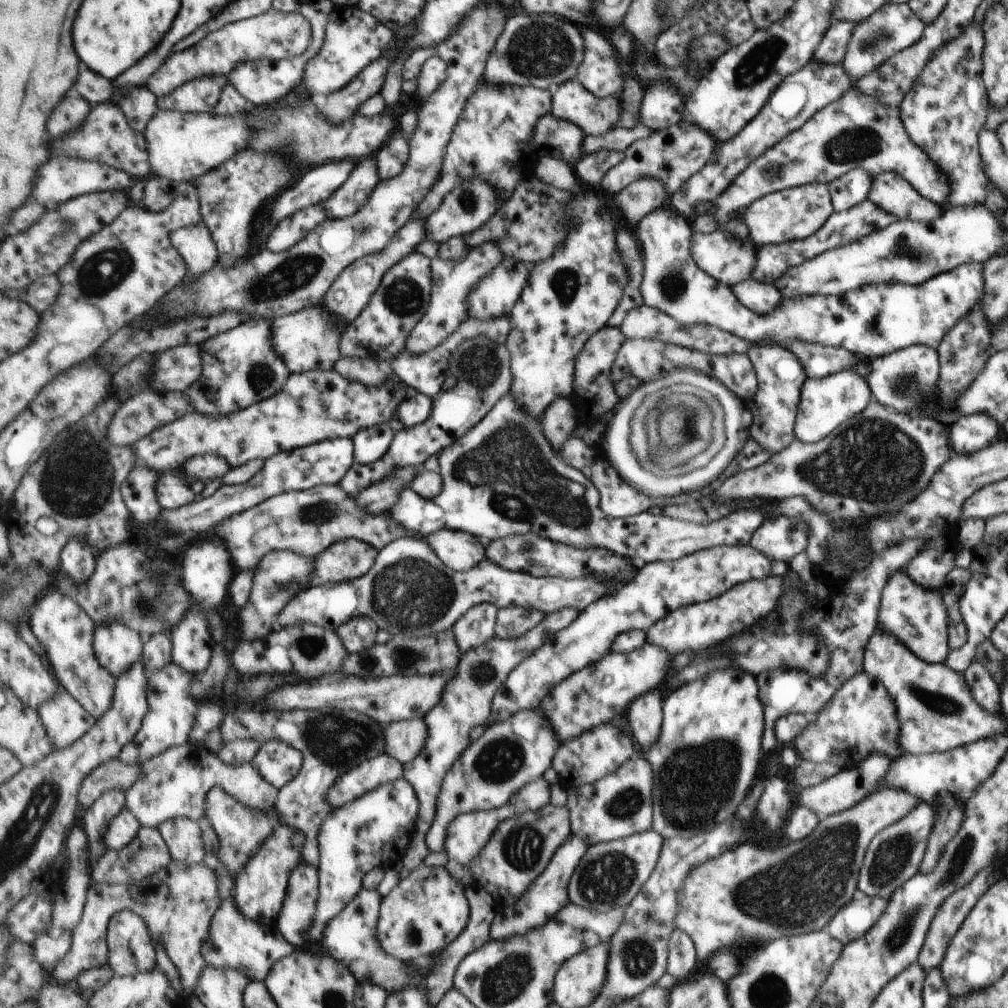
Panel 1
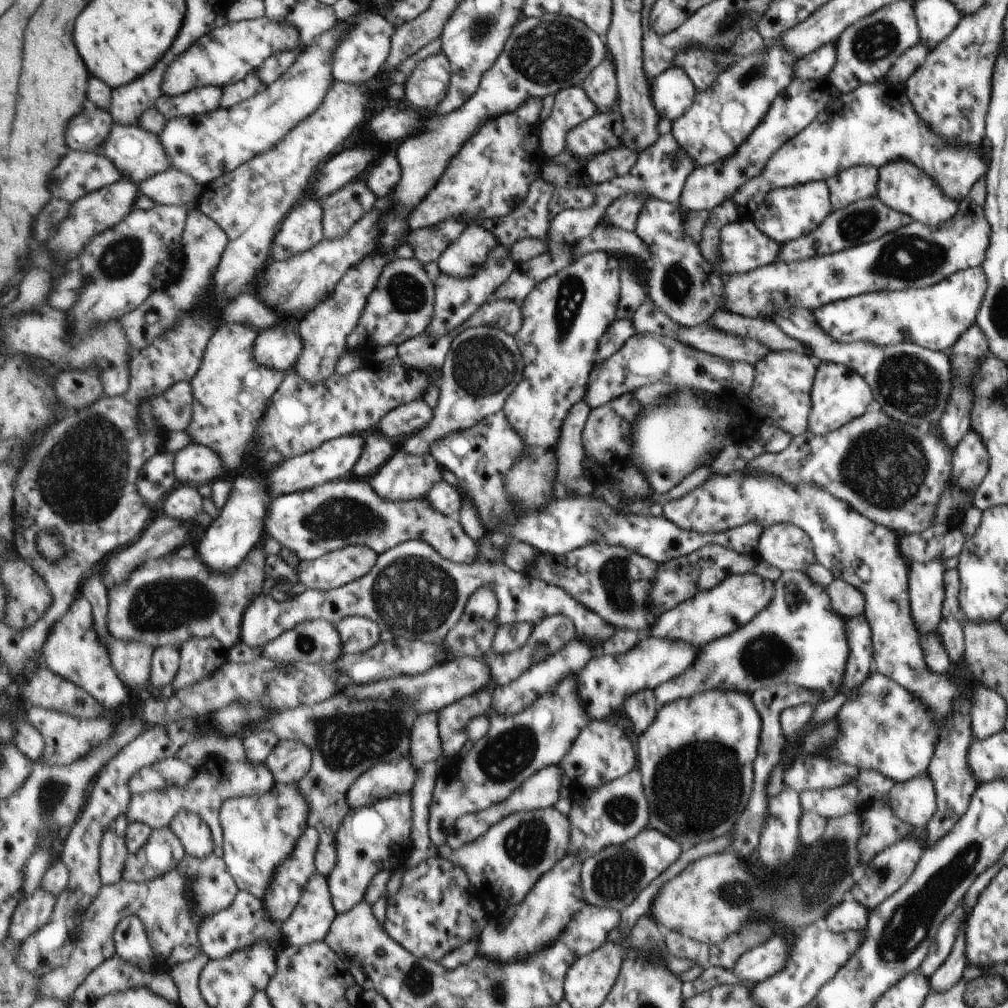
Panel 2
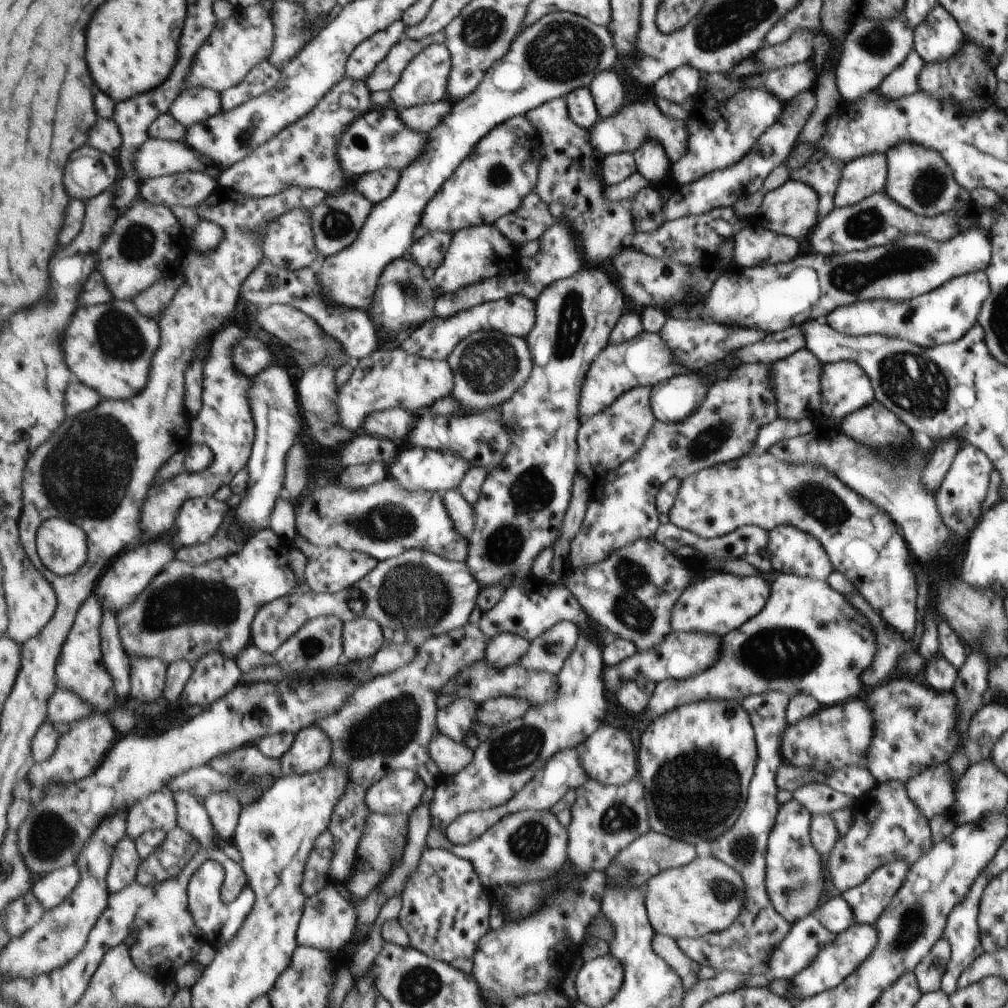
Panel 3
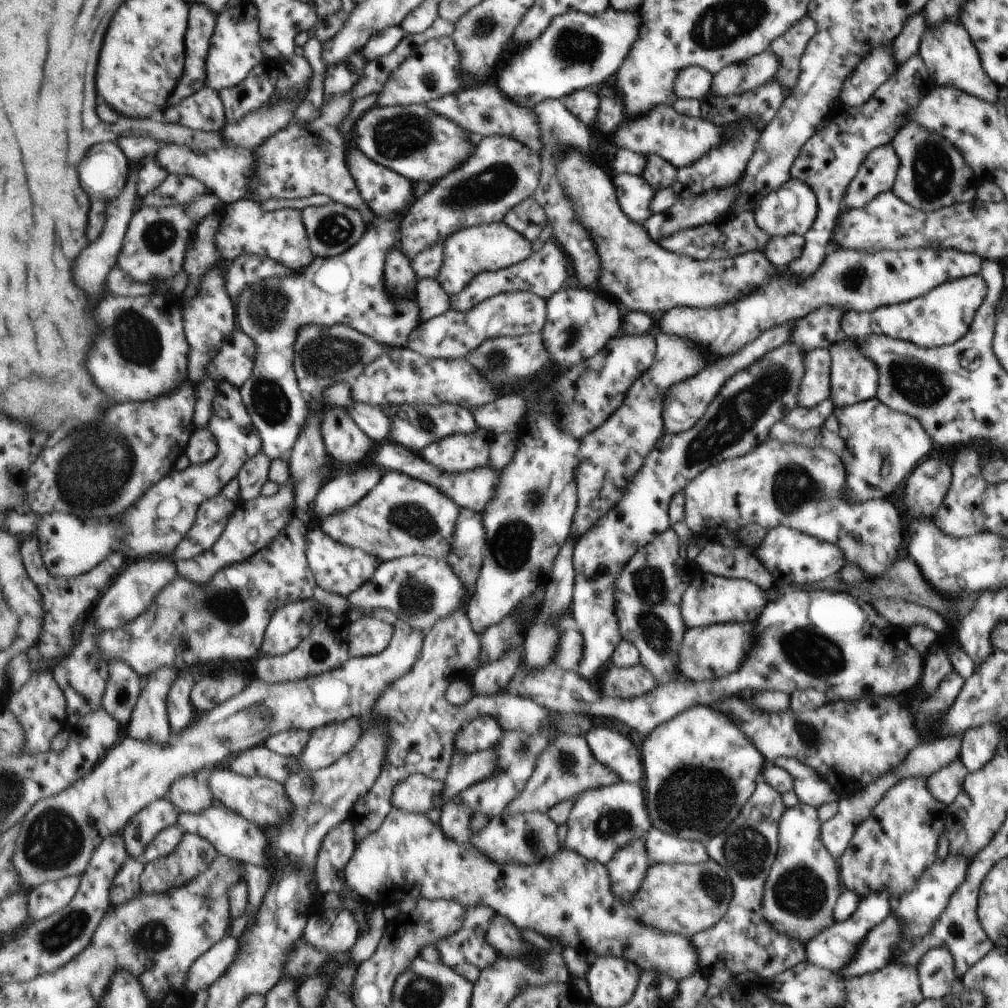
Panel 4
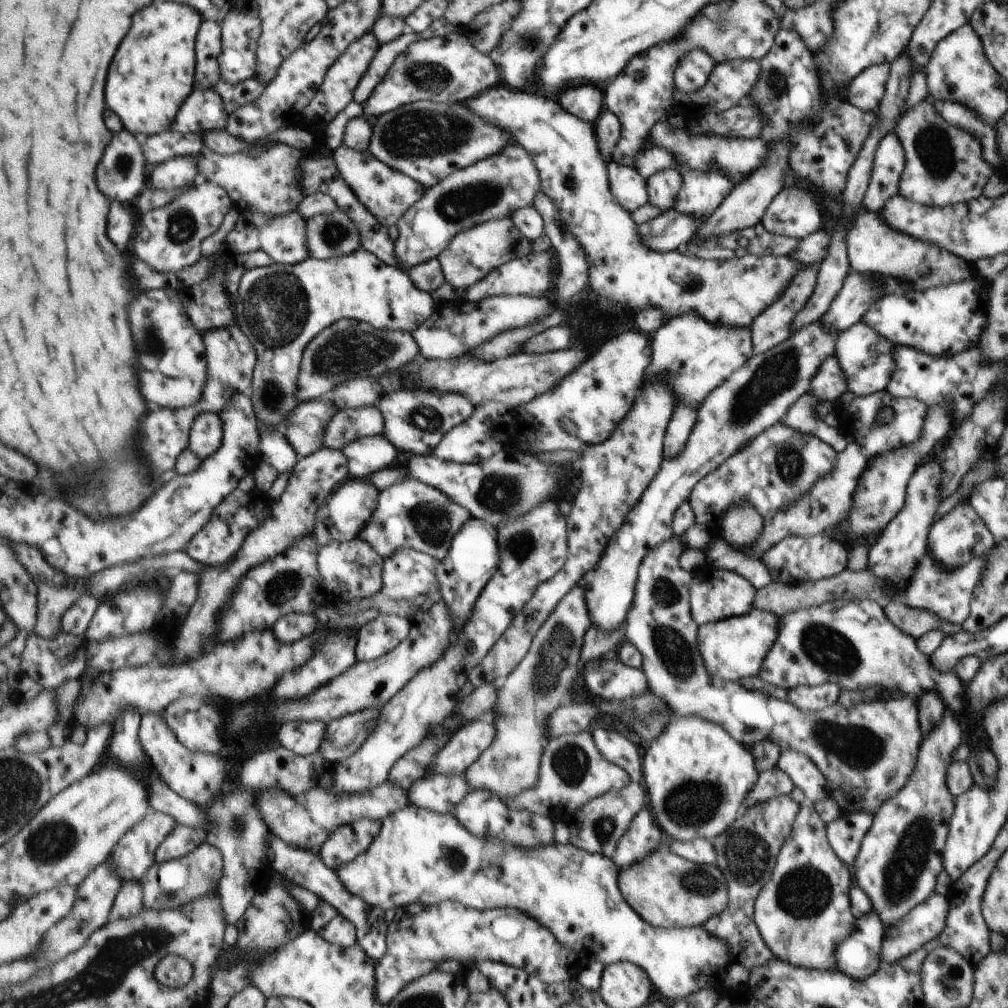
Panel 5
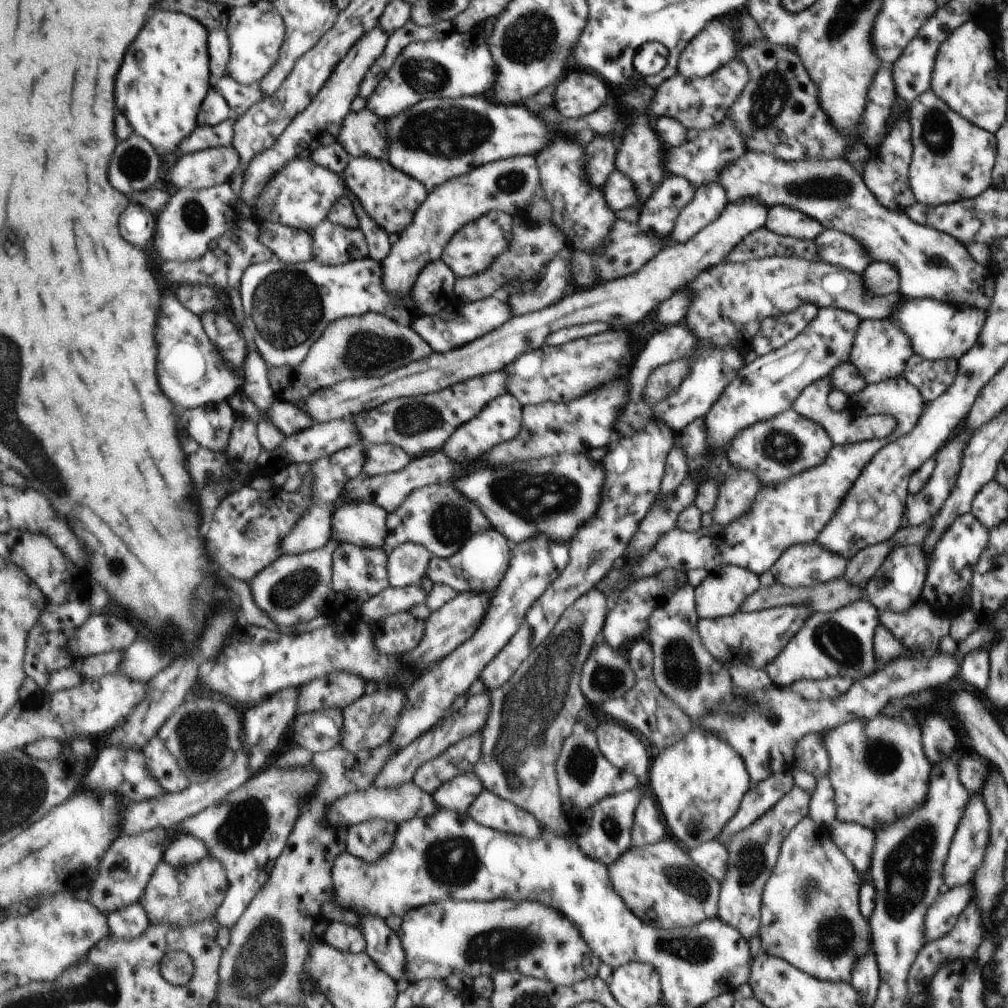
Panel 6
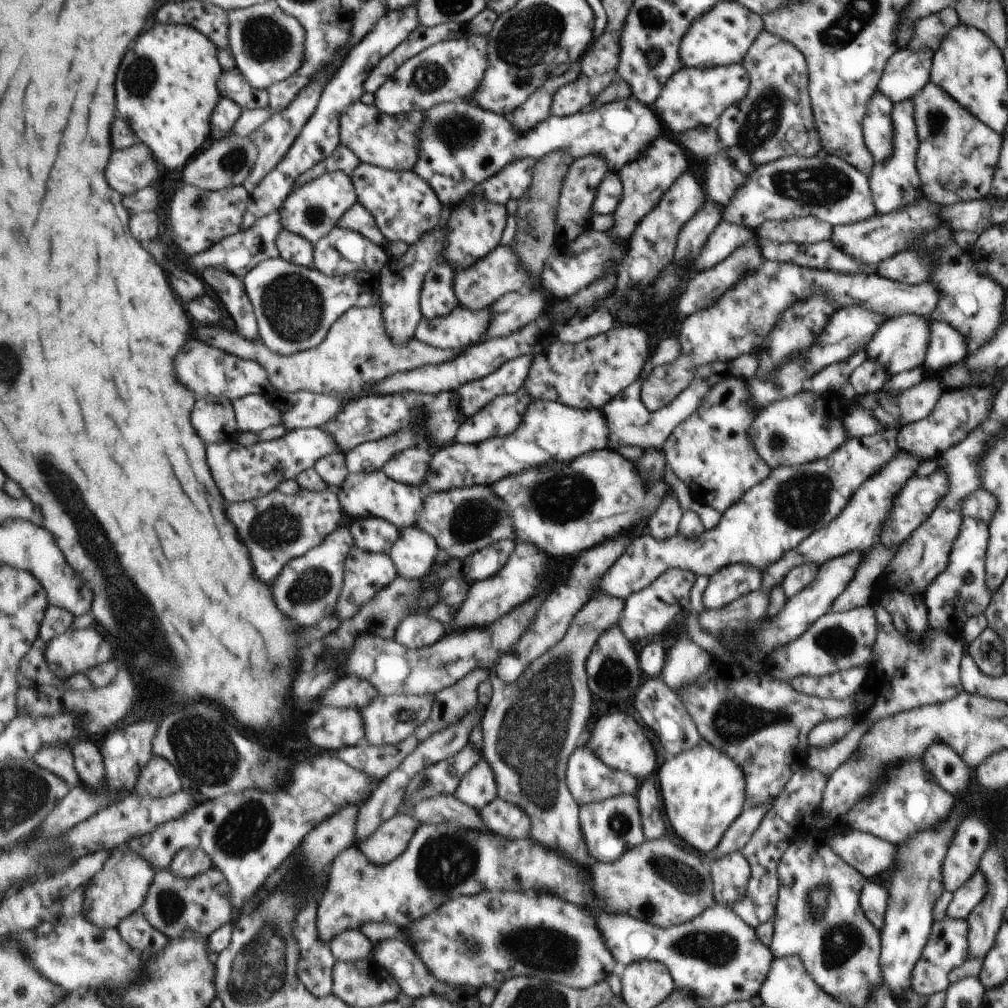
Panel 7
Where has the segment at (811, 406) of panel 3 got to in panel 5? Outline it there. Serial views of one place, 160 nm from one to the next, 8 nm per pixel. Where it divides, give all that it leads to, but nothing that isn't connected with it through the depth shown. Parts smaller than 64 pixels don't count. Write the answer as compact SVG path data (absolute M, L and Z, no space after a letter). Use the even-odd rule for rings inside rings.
M834 355L828 356L820 364L819 370L813 376L809 392L817 401L835 403L839 396L847 390L844 371Z

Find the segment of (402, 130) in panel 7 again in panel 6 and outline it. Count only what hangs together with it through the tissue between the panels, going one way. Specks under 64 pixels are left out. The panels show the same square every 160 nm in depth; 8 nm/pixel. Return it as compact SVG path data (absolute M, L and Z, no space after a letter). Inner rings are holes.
M369 107L351 111L341 127L338 142L351 157L388 158L388 122Z

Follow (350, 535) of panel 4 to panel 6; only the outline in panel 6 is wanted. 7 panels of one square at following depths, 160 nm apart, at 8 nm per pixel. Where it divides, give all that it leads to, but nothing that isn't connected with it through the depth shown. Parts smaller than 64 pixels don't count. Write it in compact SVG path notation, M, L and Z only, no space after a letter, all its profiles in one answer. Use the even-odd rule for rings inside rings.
M427 485L413 491L407 500L390 514L390 533L383 548L389 554L405 543L422 544L433 556L452 557L477 533L493 529L492 522L478 504L469 500L455 485Z

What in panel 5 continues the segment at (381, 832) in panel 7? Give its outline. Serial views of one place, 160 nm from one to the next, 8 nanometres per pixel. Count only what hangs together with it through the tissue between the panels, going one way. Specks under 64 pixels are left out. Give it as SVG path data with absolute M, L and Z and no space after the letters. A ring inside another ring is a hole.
M361 819L338 828L337 832L322 844L321 860L333 870L345 866L369 850L381 829L382 821L371 819Z

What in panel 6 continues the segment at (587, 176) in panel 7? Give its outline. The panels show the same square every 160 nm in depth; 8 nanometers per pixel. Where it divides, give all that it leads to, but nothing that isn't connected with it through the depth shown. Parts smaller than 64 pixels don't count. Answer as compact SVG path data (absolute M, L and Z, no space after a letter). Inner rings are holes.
M598 136L586 146L587 172L593 187L603 188L612 172L618 170L616 165L618 149L619 142L602 136Z

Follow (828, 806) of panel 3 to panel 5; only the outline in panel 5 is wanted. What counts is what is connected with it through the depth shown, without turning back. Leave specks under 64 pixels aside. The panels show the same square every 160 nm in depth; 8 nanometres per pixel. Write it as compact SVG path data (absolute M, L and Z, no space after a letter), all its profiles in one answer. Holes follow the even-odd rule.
M782 750L776 766L789 776L795 787L803 792L806 803L811 804L827 796L827 780L824 778L824 773L808 756L805 756L805 753Z

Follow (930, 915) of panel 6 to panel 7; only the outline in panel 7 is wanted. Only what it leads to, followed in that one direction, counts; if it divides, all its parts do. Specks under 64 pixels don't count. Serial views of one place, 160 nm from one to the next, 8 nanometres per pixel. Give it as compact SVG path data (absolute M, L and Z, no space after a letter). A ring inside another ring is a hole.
M980 868L963 883L956 891L952 892L951 901L946 909L945 916L952 919L965 919L972 908L979 904L988 891L983 873Z

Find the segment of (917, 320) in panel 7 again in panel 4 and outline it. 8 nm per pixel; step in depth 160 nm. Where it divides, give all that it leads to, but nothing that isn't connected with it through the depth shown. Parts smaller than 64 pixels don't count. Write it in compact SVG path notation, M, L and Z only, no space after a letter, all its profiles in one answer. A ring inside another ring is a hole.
M840 335L828 348L828 352L831 355L831 396L827 401L831 401L835 407L845 407L876 396L879 390L879 369L861 352L855 340Z

